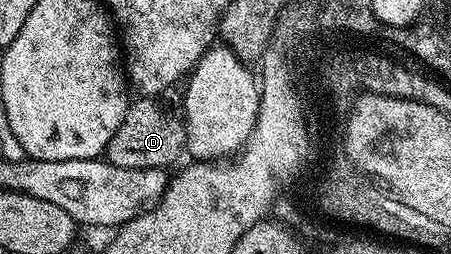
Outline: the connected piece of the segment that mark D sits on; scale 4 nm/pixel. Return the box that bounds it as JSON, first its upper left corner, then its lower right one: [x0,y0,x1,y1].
[106,98,185,169]

